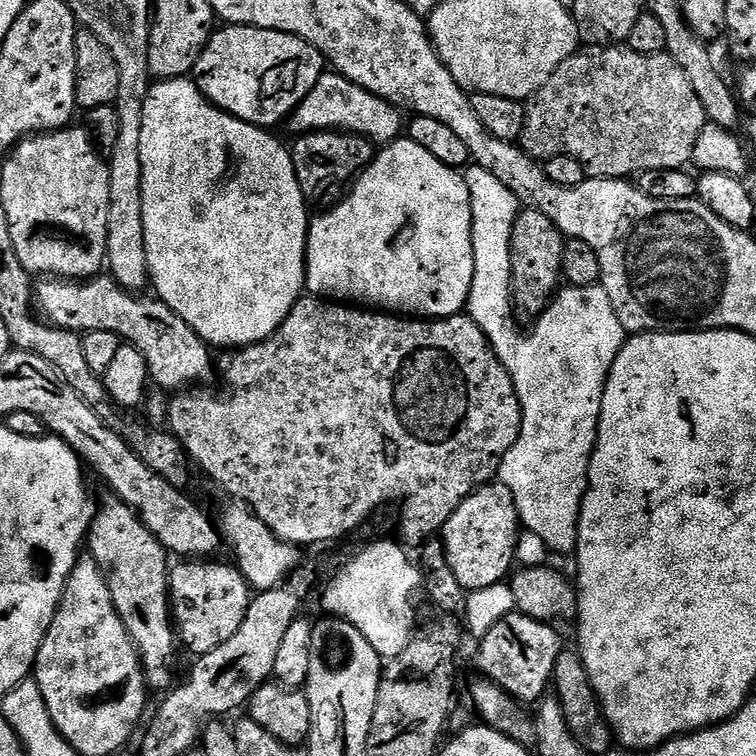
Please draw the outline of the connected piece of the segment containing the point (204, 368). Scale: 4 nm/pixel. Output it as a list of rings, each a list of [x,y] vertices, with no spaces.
[[[97,274],[87,280],[44,278],[34,288],[34,308],[39,319],[53,328],[83,334],[94,330],[115,332],[125,344],[134,345],[146,358],[148,378],[153,385],[176,394],[193,386],[204,386],[212,376],[209,345],[170,306],[158,298],[147,300],[144,294],[133,294],[113,276]]]

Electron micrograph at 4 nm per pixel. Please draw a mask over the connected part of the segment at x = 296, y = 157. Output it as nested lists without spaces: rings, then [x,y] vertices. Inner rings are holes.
[[[333,130],[330,132],[305,132],[295,137],[296,145],[291,145],[290,151],[292,153],[292,161],[294,162],[294,174],[298,178],[298,186],[302,186],[302,194],[309,205],[316,206],[316,204],[324,204],[320,206],[332,206],[337,203],[345,195],[346,189],[355,181],[356,177],[372,163],[374,155],[374,145],[371,140],[367,140],[364,136],[355,136],[352,132],[342,132],[339,130]]]

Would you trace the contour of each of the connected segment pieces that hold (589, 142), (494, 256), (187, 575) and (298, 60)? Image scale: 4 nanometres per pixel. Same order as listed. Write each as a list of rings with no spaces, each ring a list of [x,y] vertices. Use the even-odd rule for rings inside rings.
[[[614,44],[606,48],[589,47],[587,50],[577,50],[566,62],[554,70],[550,82],[536,91],[535,96],[527,101],[524,110],[524,125],[520,131],[519,145],[529,156],[537,161],[545,162],[556,156],[569,156],[574,158],[584,167],[589,177],[602,180],[622,180],[635,177],[637,174],[648,171],[670,171],[672,169],[683,169],[689,163],[694,154],[694,142],[698,142],[698,134],[702,134],[706,117],[702,110],[702,102],[698,102],[698,94],[694,94],[694,86],[682,74],[682,66],[674,62],[674,58],[667,51],[658,54],[638,54],[638,50],[629,48],[624,44]]]
[[[472,166],[466,179],[472,203],[472,241],[474,242],[474,282],[466,305],[467,315],[486,334],[494,354],[510,374],[518,402],[522,410],[522,430],[518,442],[500,460],[499,483],[514,494],[514,506],[520,515],[520,523],[527,530],[521,531],[516,541],[516,560],[525,568],[538,568],[549,563],[548,548],[552,552],[575,553],[580,521],[580,504],[588,489],[588,467],[596,445],[600,425],[602,394],[610,370],[618,358],[626,339],[622,322],[614,314],[614,302],[606,294],[604,285],[591,284],[585,288],[565,287],[553,296],[551,304],[535,317],[529,332],[520,332],[512,321],[512,231],[516,215],[522,210],[520,199],[490,170]]]
[[[180,562],[171,569],[168,586],[170,607],[178,629],[178,640],[192,651],[193,657],[218,650],[242,626],[250,599],[250,585],[239,568],[215,568],[212,562]]]
[[[245,24],[224,26],[213,31],[208,37],[207,44],[196,57],[196,64],[191,70],[194,82],[199,86],[200,93],[223,112],[229,112],[248,124],[255,124],[257,128],[265,130],[275,129],[275,124],[280,124],[291,117],[294,111],[314,90],[318,78],[326,71],[324,55],[310,42],[298,38],[294,34],[286,34],[269,28],[251,28]]]

